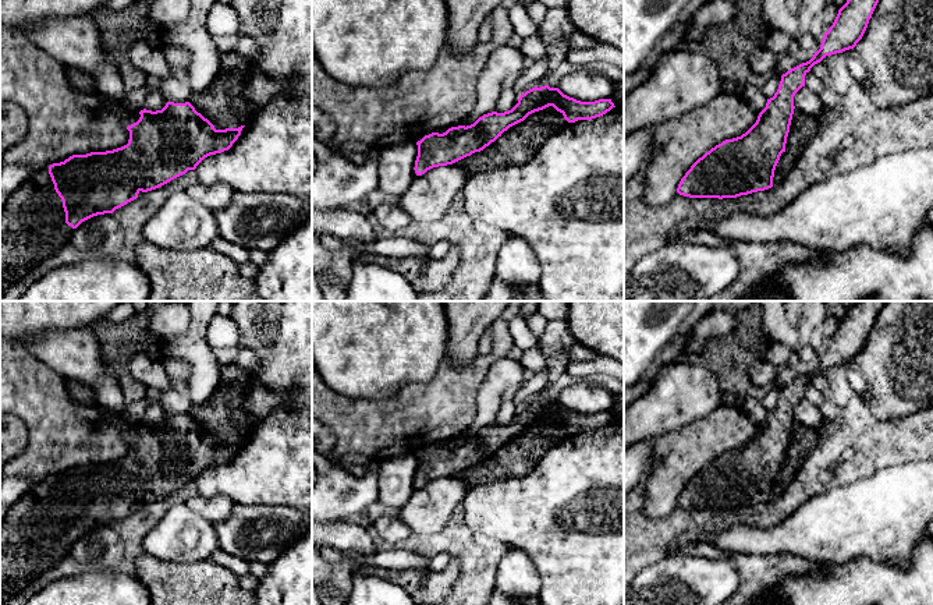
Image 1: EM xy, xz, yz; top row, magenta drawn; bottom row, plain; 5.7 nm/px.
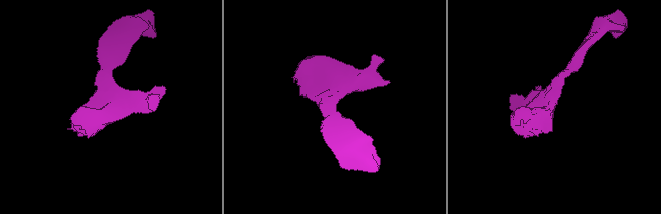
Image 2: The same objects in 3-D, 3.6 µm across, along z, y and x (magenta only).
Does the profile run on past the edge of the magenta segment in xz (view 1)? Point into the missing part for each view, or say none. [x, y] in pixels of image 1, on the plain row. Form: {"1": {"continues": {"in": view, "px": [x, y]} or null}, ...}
{"1": {"continues": null}}

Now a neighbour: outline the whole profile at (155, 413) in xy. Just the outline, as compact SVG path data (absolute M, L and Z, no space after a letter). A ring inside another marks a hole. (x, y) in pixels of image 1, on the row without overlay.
M153 401L145 411L145 421L152 424L162 422L166 415L159 401Z

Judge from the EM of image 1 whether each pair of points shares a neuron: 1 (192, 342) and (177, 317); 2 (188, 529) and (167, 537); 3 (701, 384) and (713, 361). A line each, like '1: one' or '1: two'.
1: two
2: one
3: two

